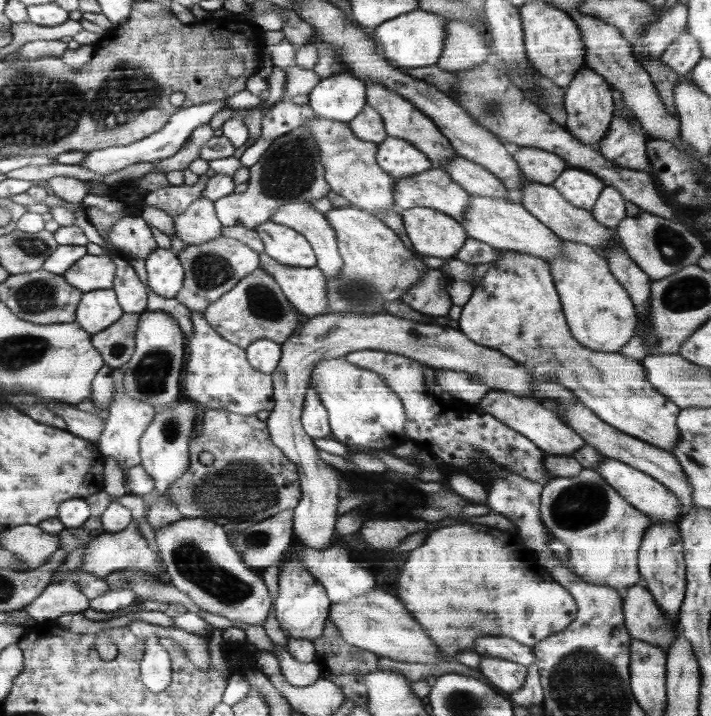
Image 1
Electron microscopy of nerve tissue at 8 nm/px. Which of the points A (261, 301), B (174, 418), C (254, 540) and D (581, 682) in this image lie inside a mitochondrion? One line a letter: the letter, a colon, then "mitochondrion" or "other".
A: mitochondrion
B: mitochondrion
C: mitochondrion
D: mitochondrion

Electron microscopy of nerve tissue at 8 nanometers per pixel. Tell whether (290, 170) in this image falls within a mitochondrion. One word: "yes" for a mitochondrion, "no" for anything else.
yes

